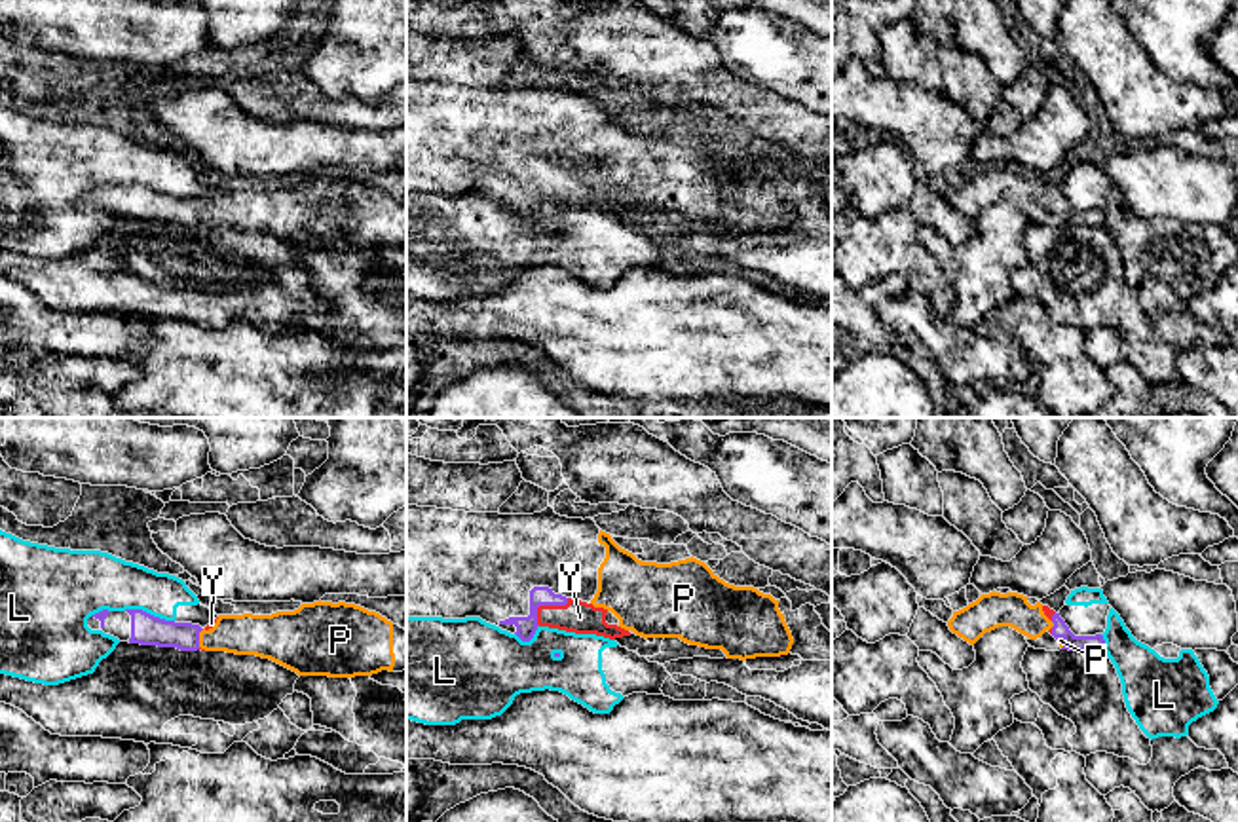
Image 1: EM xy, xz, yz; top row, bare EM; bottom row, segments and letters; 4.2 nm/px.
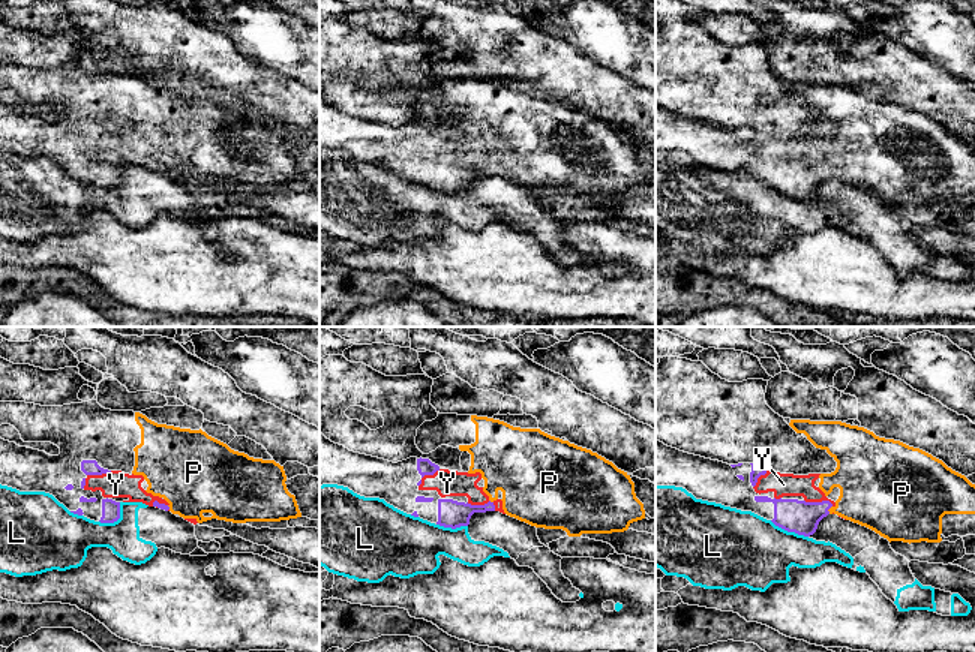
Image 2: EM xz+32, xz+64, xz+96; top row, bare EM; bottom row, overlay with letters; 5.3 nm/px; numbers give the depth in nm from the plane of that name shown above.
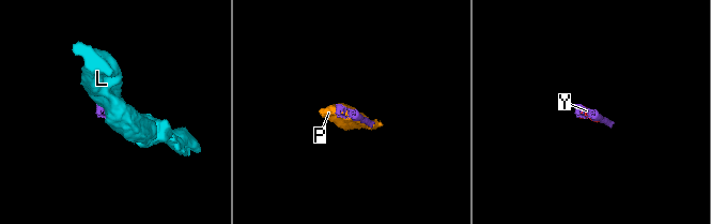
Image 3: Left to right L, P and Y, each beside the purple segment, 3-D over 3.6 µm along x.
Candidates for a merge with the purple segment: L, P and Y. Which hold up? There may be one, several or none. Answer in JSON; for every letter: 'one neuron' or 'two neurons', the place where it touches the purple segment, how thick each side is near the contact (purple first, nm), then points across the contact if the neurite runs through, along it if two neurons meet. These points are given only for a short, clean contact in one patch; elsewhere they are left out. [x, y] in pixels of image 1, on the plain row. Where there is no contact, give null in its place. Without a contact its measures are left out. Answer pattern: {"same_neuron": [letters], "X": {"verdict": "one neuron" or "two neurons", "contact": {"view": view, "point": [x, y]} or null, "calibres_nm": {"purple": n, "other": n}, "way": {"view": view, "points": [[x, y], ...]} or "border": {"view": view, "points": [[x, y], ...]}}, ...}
{"same_neuron": ["P", "Y"], "L": {"verdict": "two neurons", "contact": {"view": "xy", "point": [149, 188]}, "calibres_nm": {"purple": 130, "other": 240}}, "P": {"verdict": "one neuron", "contact": {"view": "xy", "point": [198, 213]}, "calibres_nm": {"purple": 130, "other": 180}}, "Y": {"verdict": "one neuron", "contact": {"view": "xz", "point": [545, 179]}, "calibres_nm": {"purple": 90, "other": 140}}}

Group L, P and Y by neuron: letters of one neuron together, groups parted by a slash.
L / P Y

